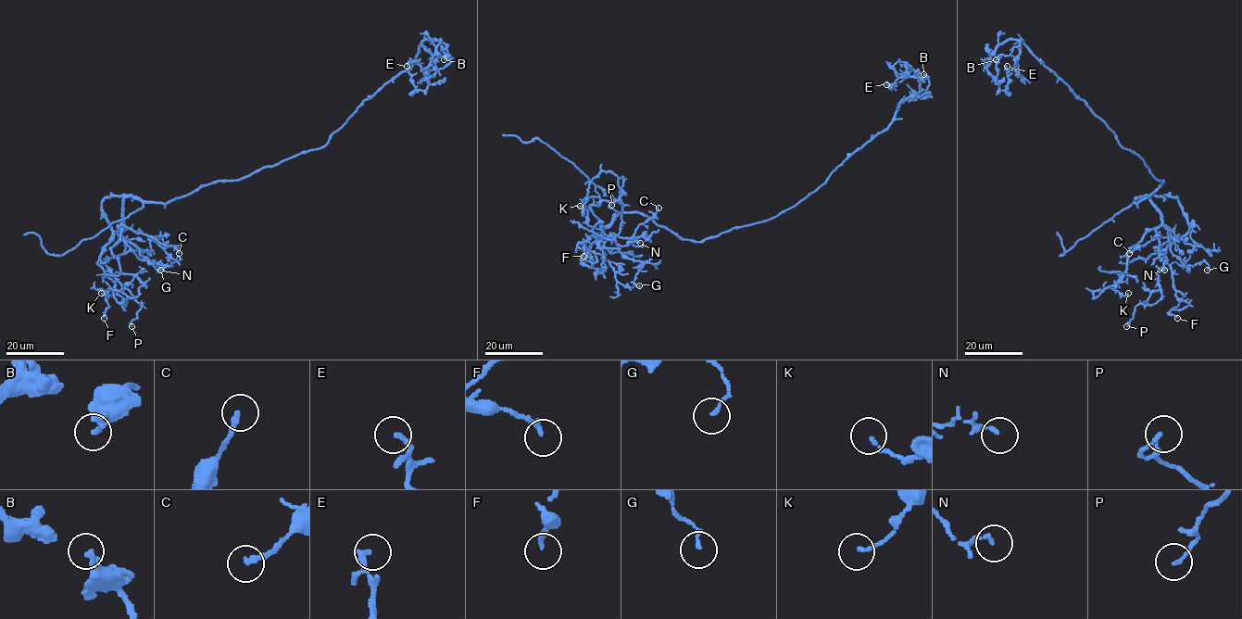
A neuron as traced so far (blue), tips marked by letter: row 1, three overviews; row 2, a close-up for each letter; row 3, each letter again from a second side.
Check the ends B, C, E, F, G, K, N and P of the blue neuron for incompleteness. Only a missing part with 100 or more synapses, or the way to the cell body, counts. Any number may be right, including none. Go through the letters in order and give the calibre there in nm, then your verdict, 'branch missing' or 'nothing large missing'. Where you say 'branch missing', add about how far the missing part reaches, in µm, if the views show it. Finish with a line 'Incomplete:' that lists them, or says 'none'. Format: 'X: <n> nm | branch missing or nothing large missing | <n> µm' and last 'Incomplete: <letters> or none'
B: 240 nm | nothing large missing
C: 220 nm | nothing large missing
E: 150 nm | nothing large missing
F: 200 nm | nothing large missing
G: 110 nm | nothing large missing
K: 130 nm | nothing large missing
N: 140 nm | nothing large missing
P: 110 nm | nothing large missing
Incomplete: none

